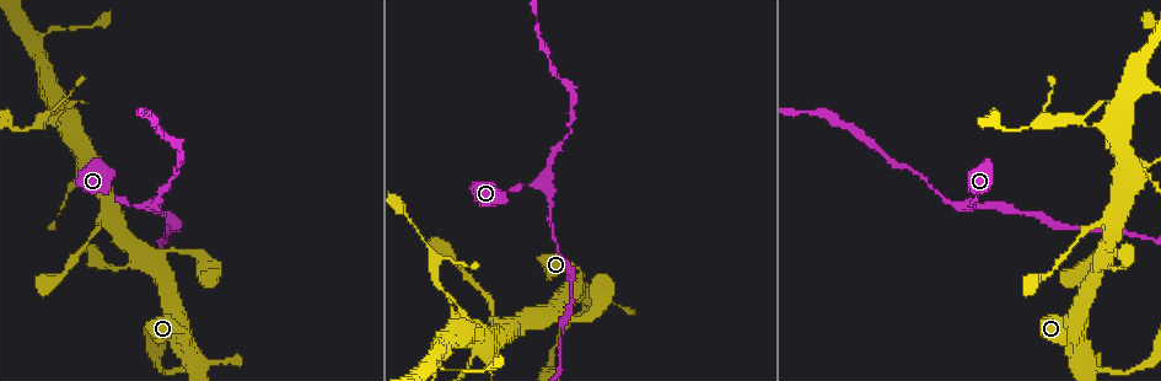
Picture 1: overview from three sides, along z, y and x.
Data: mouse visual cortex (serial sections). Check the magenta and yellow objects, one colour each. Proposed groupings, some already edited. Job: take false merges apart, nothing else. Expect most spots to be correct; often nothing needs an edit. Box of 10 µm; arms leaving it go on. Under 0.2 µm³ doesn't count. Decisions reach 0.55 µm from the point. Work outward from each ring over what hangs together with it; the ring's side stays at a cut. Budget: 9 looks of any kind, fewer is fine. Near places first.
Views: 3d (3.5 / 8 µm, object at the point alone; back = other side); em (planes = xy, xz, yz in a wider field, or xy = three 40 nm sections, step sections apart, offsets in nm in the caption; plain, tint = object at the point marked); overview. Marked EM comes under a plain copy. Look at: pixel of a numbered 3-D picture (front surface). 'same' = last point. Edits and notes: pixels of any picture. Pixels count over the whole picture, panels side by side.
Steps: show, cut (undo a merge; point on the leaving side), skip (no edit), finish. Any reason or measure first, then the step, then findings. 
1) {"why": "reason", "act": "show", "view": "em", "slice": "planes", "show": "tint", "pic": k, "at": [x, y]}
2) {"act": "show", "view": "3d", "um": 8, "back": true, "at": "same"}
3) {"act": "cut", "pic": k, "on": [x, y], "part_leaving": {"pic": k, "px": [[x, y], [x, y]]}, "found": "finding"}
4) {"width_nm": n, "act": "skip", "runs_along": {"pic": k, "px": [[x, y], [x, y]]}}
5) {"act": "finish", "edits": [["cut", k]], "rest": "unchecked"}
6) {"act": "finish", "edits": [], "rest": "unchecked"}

{"act": "show", "view": "3d", "um": 3.5, "pic": 1, "at": [544, 315]}

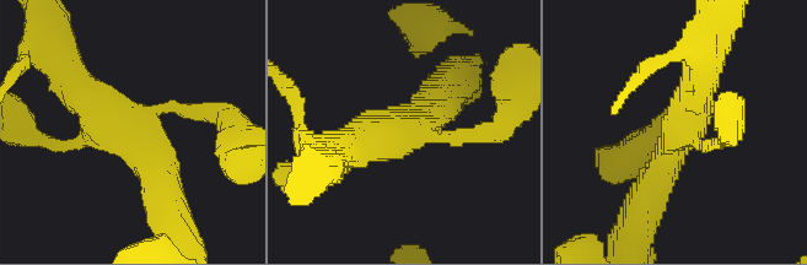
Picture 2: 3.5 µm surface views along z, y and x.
{"act": "show", "view": "em", "slice": "xy", "step": 2, "show": "tint", "pic": 2, "at": [131, 141]}

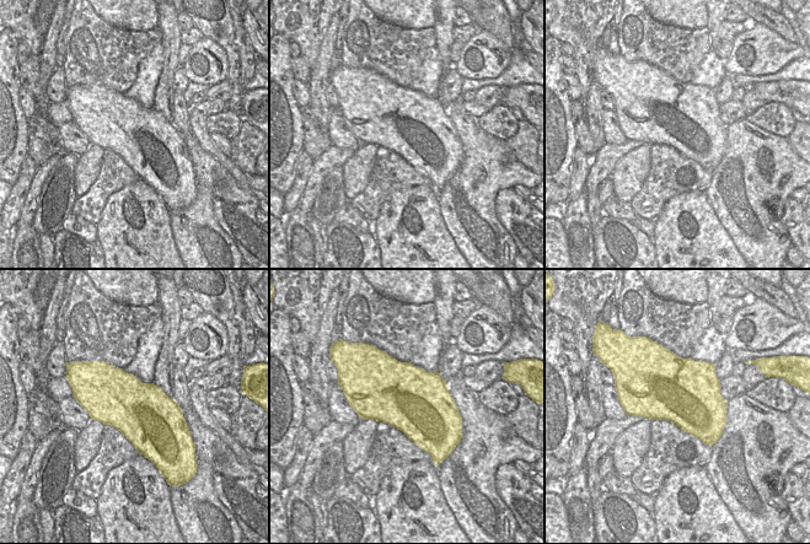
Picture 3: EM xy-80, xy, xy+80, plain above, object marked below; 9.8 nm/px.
{"act": "skip", "runs_along": {"pic": 2, "px": [[165, 203], [154, 161], [70, 79]]}, "found": "one cell here"}

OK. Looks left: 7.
{"why": "a fork", "act": "show", "view": "3d", "um": 3.5, "back": true, "pic": 1, "at": [540, 184]}

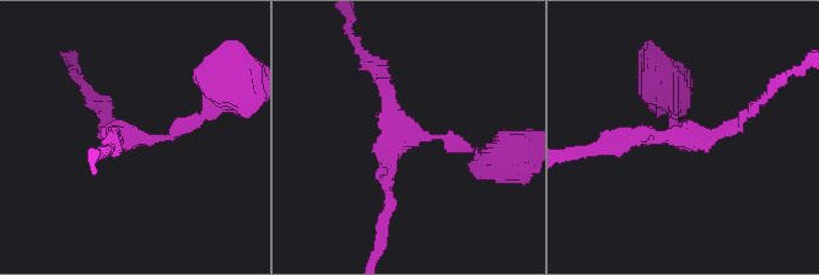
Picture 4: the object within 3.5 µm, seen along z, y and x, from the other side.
{"arms": 3, "arm_widths_nm": [150, 200, 200], "act": "show", "view": "em", "slice": "planes", "show": "tint", "pic": 4, "at": [683, 138]}

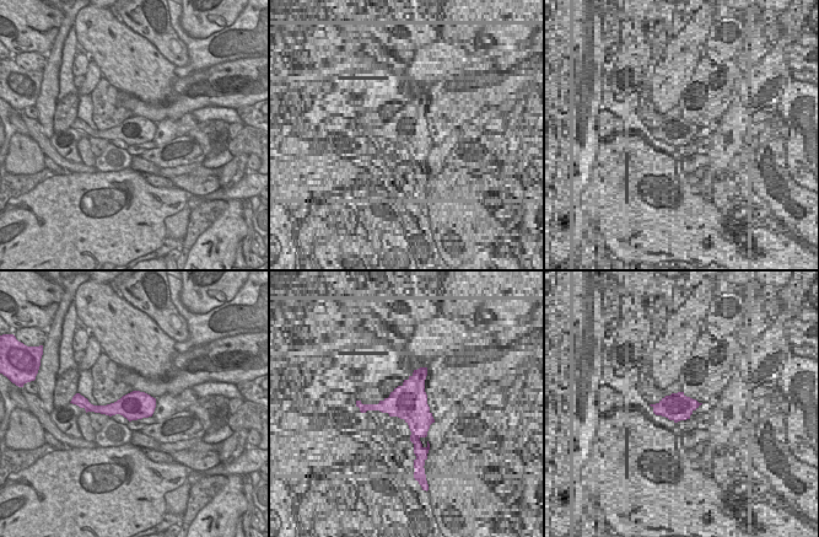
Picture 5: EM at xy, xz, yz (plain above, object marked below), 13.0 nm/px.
{"act": "skip", "runs_along": {"pic": 4, "px": [[479, 147], [400, 133], [377, 69]]}, "found": "continuous, no second cell"}

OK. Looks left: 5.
{"why": "arms part here", "act": "show", "view": "3d", "um": 3.5, "pic": 1, "at": [62, 126]}

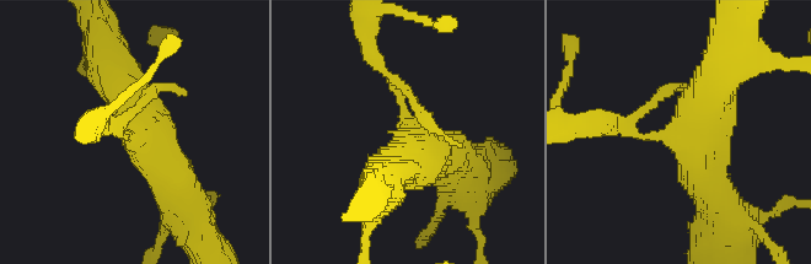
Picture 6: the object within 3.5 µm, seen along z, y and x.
{"arms": 3, "arm_widths_nm": [150, 500, 500], "why": "need the tissue", "act": "show", "view": "em", "slice": "xy", "step": 5, "show": "tint", "pic": 6, "at": [138, 135]}

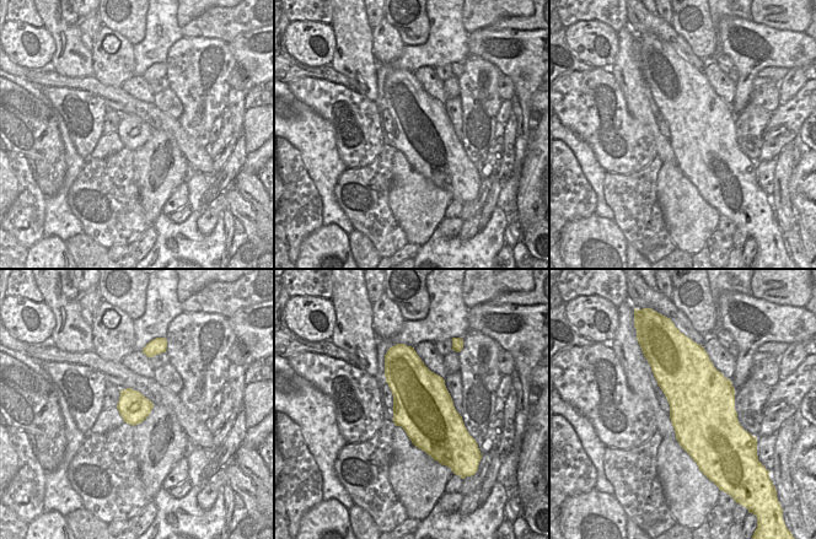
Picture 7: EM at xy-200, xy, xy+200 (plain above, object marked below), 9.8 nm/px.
{"why": "cut it another way", "act": "show", "view": "em", "slice": "xy", "step": 2, "show": "tint", "at": "same"}

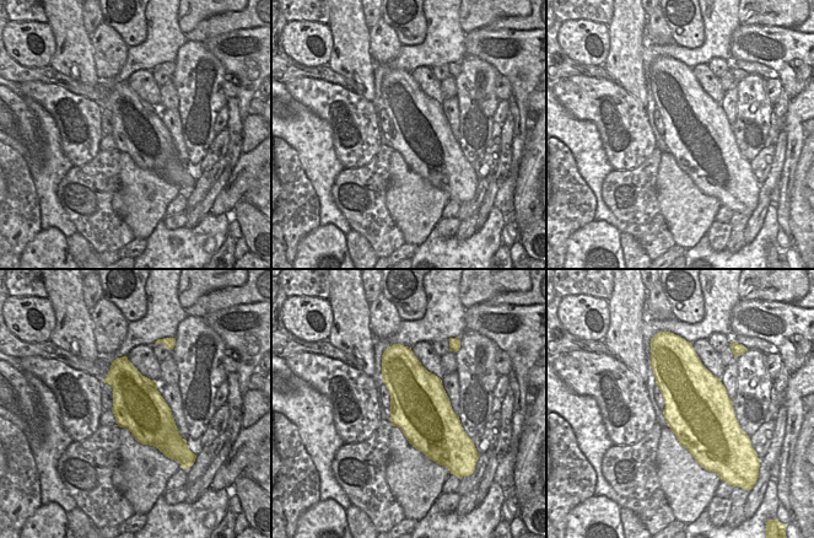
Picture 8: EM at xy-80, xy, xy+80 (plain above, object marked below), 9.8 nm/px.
{"act": "skip", "runs_along": {"pic": 6, "px": [[182, 200], [140, 111], [109, 65]]}, "found": "all the same cell"}

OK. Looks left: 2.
{"act": "finish", "edits": [], "rest": "unchecked"}

